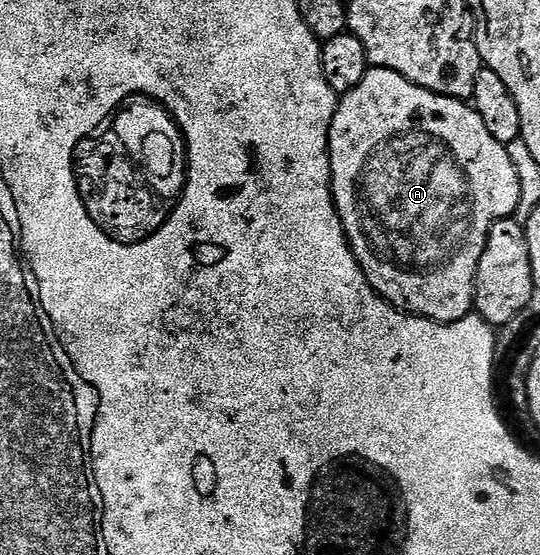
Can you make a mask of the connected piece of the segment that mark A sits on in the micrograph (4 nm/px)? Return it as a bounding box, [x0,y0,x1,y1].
[328,67,520,324]

